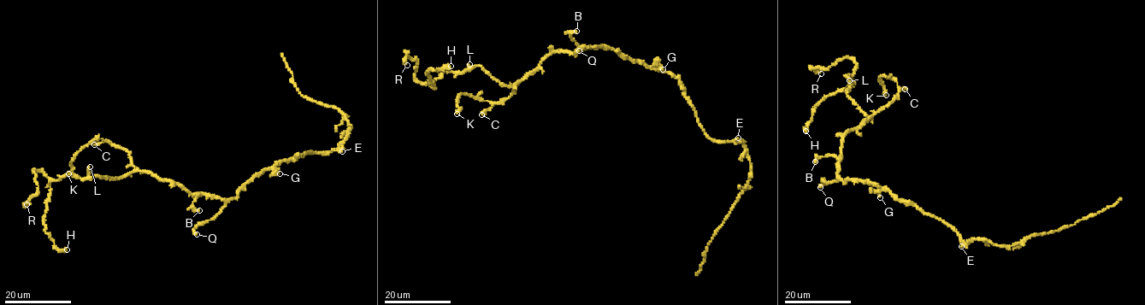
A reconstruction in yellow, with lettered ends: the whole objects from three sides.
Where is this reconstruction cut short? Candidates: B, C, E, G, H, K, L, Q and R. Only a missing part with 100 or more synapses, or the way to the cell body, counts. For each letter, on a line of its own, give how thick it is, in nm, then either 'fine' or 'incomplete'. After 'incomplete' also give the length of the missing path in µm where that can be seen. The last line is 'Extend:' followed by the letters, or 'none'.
B: 440 nm thick; fine
C: 320 nm thick; fine
E: 440 nm thick; fine
G: 240 nm thick; fine
H: 600 nm thick; fine
K: 500 nm thick; fine
L: 400 nm thick; fine
Q: 420 nm thick; fine
R: 460 nm thick; fine
Extend: none

